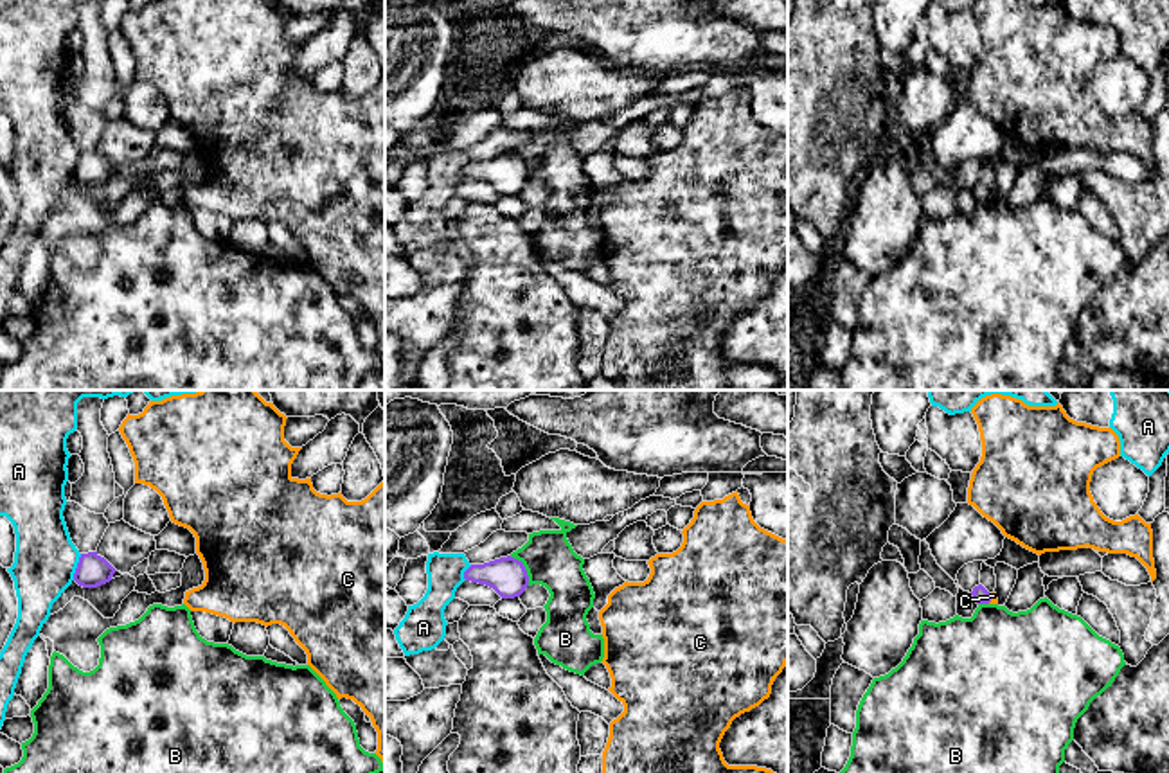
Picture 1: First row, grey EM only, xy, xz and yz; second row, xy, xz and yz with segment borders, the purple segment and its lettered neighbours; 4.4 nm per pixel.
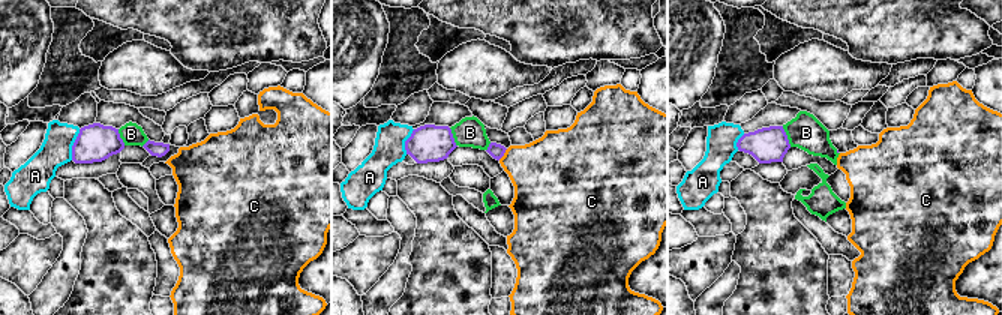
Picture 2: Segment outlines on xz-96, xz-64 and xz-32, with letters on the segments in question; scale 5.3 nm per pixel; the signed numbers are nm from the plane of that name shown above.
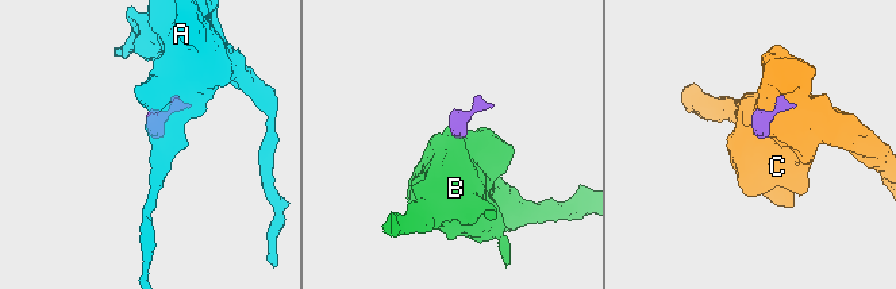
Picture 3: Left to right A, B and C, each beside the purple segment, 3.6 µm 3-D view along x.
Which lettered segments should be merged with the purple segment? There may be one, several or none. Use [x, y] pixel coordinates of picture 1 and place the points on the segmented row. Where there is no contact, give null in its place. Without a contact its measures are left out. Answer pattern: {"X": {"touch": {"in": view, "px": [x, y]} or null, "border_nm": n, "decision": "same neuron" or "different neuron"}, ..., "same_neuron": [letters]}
{"A": {"touch": {"in": "xy", "px": [78, 567]}, "border_nm": 130, "decision": "different neuron"}, "B": {"touch": {"in": "xz", "px": [524, 568]}, "border_nm": 160, "decision": "different neuron"}, "C": {"touch": {"in": "yz", "px": [990, 599]}, "border_nm": 50, "decision": "different neuron"}, "same_neuron": []}

